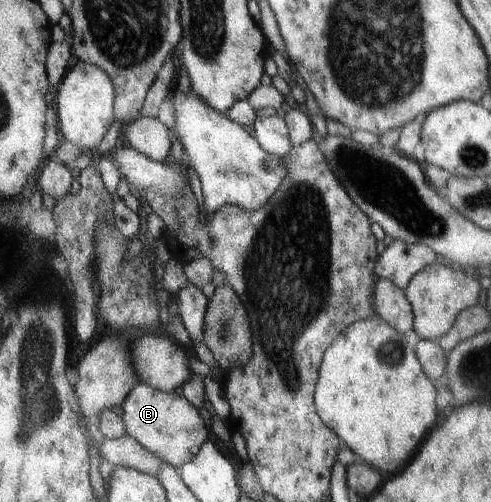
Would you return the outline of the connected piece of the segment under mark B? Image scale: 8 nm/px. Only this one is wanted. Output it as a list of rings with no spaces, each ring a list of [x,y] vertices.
[[[140,382],[123,406],[123,418],[128,432],[148,448],[179,469],[192,462],[210,442],[210,423],[204,411],[200,410],[185,395],[152,388]]]

